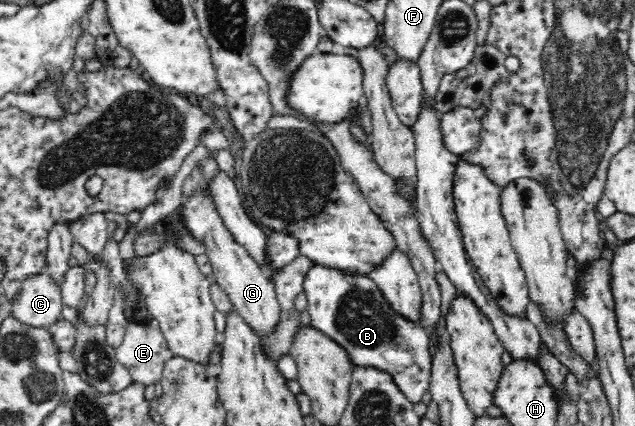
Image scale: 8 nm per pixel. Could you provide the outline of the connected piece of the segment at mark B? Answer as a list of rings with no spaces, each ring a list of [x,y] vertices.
[[[316,265],[306,277],[303,288],[308,298],[310,326],[342,345],[355,366],[376,366],[390,372],[408,400],[420,402],[430,388],[433,366],[426,330],[398,316],[368,275]]]

